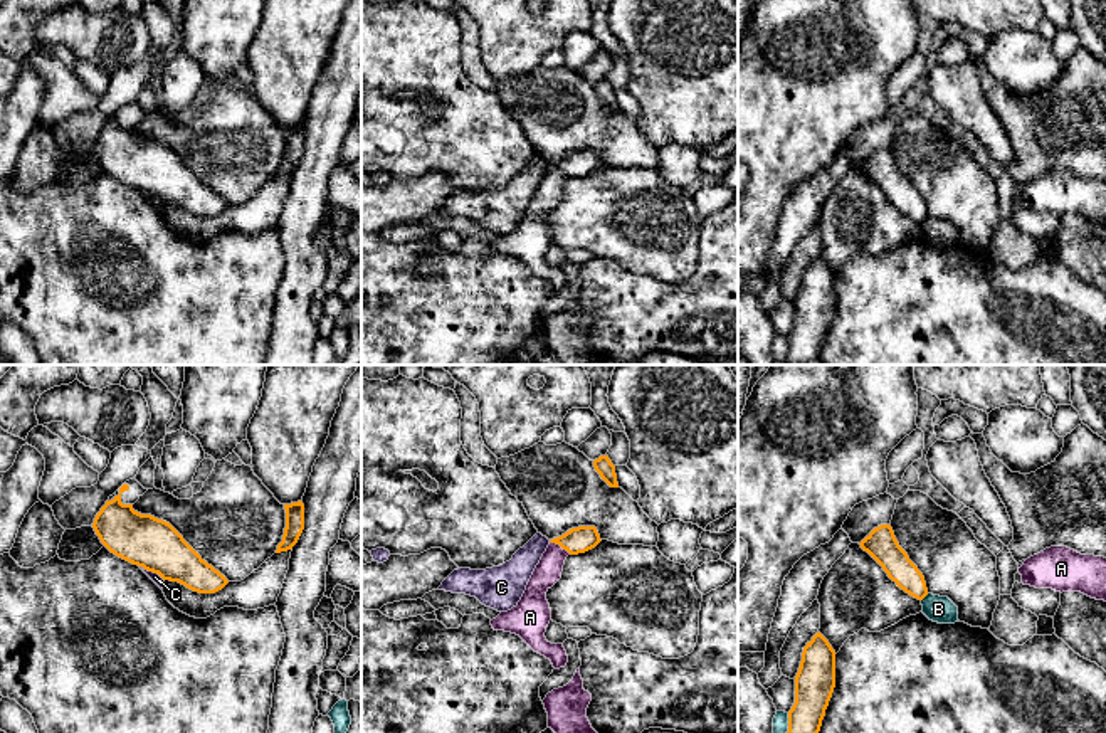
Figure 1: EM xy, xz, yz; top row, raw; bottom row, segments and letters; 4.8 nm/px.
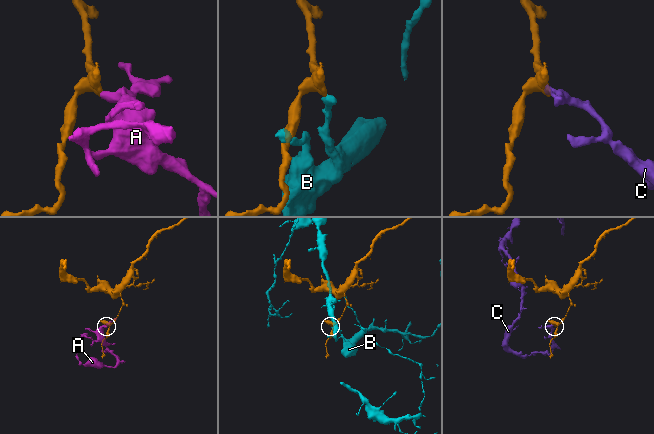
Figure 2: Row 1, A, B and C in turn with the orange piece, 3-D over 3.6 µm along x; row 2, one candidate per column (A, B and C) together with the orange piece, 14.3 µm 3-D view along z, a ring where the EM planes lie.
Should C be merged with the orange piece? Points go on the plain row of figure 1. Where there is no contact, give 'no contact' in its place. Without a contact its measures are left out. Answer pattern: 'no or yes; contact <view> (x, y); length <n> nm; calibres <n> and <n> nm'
no; contact xy (152, 194); length 140 nm; calibres 240 and 50 nm

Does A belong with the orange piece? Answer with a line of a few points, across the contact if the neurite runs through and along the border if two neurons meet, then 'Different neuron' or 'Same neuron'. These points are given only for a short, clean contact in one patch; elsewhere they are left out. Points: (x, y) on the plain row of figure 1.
Line: xz (550, 163), (570, 177). Different neuron

